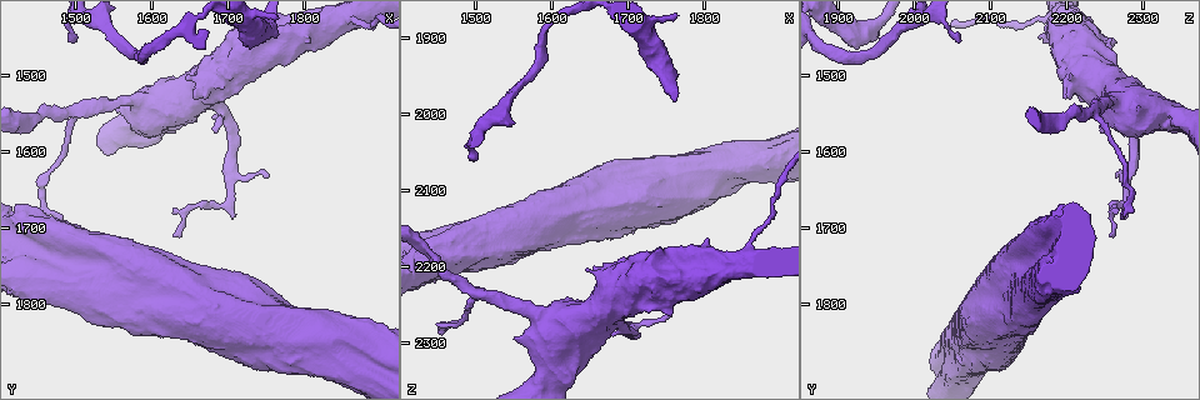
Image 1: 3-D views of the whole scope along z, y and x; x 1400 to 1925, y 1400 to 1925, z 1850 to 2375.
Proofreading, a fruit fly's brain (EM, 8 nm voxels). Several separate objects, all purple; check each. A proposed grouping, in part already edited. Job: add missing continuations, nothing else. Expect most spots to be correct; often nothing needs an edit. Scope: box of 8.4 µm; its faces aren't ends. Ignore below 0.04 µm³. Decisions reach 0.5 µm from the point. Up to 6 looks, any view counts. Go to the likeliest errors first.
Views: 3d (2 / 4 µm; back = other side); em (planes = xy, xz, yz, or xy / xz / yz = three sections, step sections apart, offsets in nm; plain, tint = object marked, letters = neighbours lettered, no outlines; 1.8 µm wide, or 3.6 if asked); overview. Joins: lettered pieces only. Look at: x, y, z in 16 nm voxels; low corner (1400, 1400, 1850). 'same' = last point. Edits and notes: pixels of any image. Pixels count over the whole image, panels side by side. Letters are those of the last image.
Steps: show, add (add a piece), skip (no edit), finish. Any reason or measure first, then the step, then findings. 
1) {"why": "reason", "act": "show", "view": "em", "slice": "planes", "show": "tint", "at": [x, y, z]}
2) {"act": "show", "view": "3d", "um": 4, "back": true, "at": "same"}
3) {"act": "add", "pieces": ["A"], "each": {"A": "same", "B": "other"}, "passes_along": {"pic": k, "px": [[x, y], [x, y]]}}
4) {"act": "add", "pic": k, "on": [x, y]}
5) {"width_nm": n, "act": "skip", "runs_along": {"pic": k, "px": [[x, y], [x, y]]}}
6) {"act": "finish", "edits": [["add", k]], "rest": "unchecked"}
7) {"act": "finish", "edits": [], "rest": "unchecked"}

{"why": "tapers out", "act": "show", "view": "3d", "um": 4, "at": [1490, 1455, 2055]}

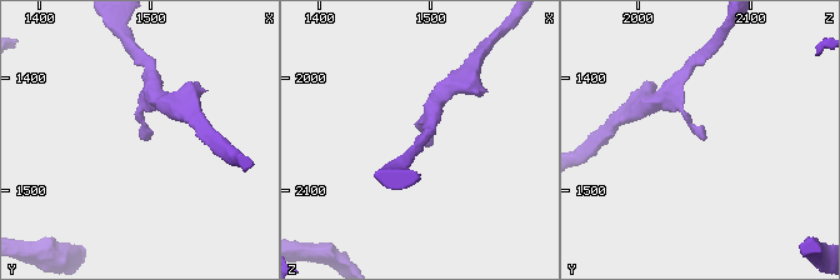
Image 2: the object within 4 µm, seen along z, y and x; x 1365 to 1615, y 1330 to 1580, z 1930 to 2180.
{"why": "now the EM", "act": "show", "view": "em", "slice": "yz", "step": 16, "show": "letters", "at": [1492, 1454, 2056]}

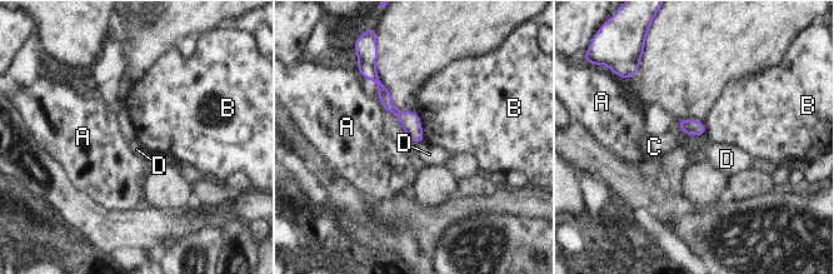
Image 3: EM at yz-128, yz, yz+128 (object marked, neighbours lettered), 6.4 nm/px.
{"why": "cut it another way", "act": "show", "view": "em", "slice": "planes", "show": "letters", "at": "same"}

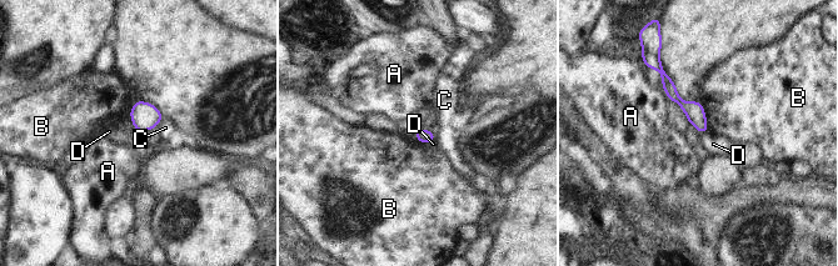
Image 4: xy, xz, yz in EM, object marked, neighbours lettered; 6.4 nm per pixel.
{"act": "skip", "each": {"A": "other", "B": "other", "C": "other", "D": "other"}, "runs_along": {"pic": 4, "px": [[659, 68], [671, 91], [703, 129]]}, "found": "no lettered piece goes on from it"}

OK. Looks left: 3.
{"why": "thin end", "act": "show", "view": "3d", "um": 4, "back": true, "at": [1755, 1635, 2265]}

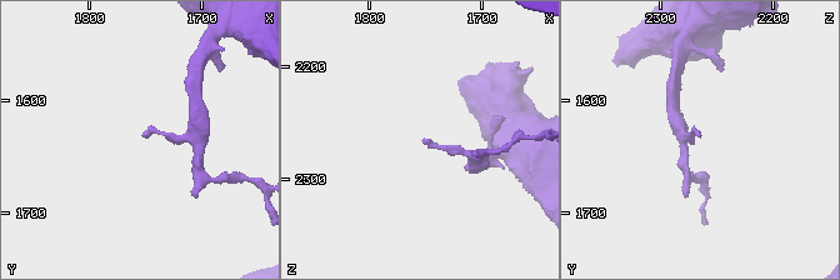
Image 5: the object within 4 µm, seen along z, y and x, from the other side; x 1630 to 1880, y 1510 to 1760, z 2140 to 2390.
{"why": "now the EM", "act": "show", "view": "em", "slice": "yz", "step": 8, "show": "letters", "at": [1752, 1632, 2266]}

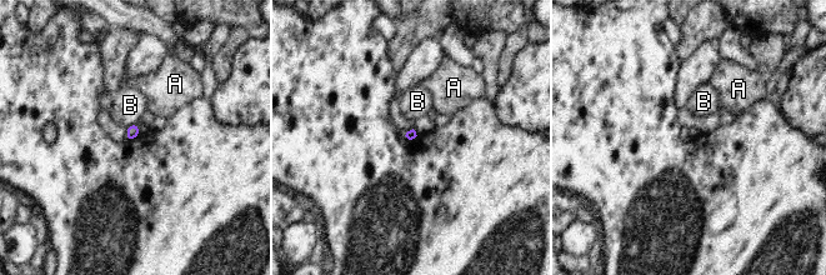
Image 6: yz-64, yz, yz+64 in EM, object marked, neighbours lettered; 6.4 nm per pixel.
{"act": "show", "view": "em", "slice": "planes", "show": "letters", "at": "same"}

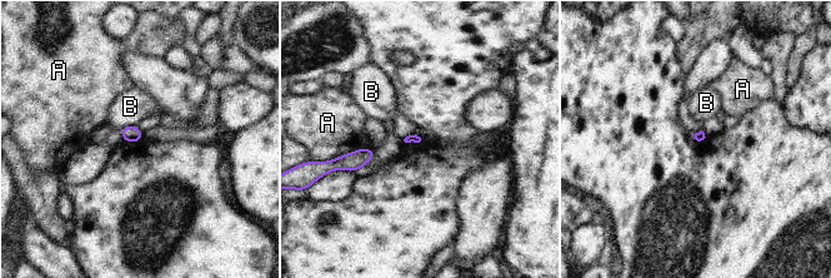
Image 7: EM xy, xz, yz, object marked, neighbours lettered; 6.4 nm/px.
{"act": "skip", "each": {"A": "other", "B": "other"}, "border": {"pic": 7, "px": [[136, 124], [118, 129]]}, "found": "none of them fits"}

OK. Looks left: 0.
{"act": "finish", "edits": [], "rest": "unchecked"}

